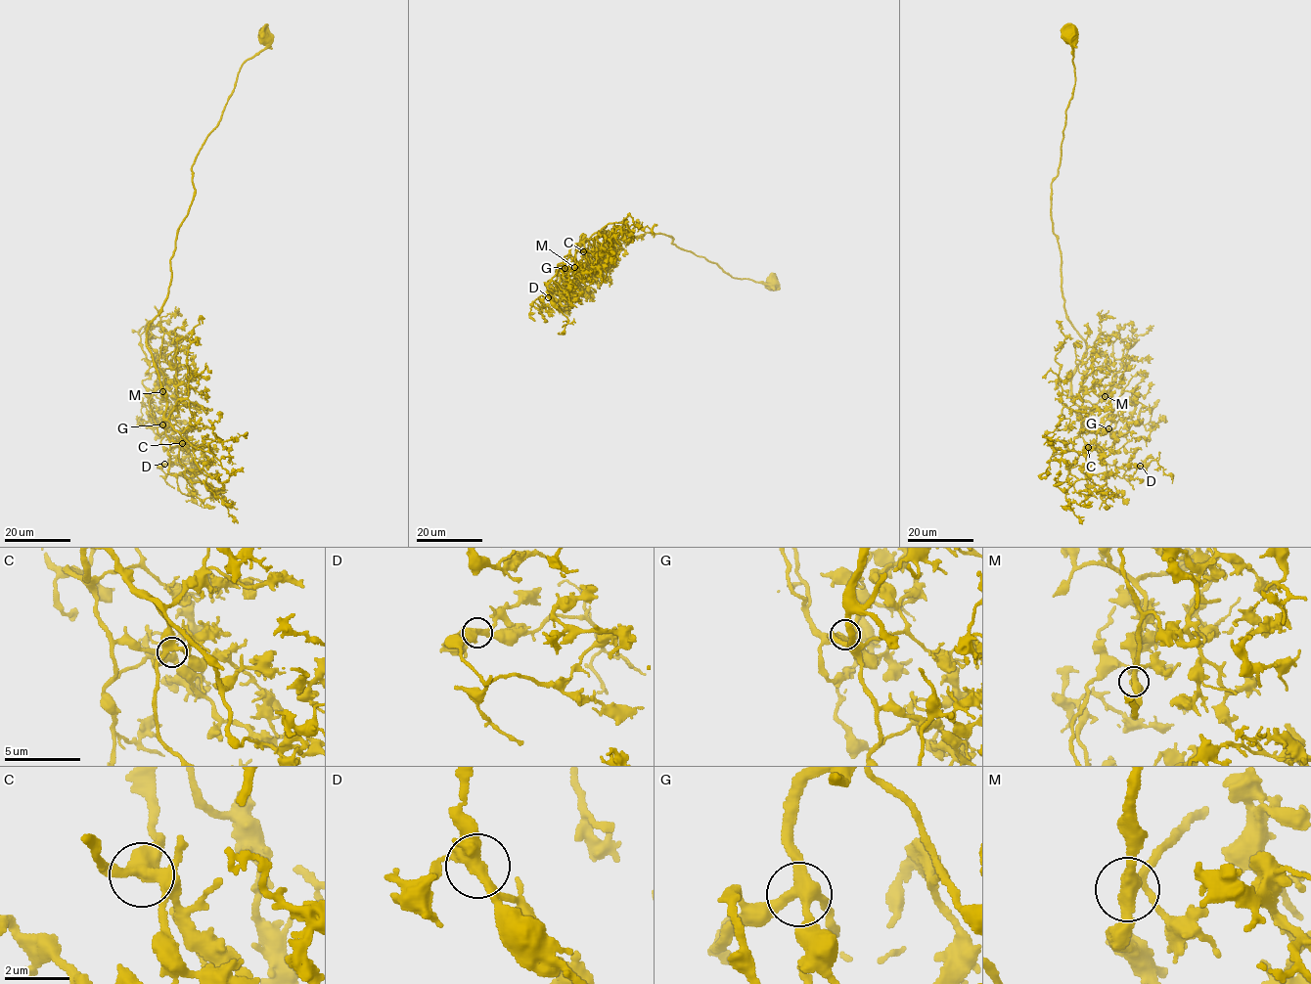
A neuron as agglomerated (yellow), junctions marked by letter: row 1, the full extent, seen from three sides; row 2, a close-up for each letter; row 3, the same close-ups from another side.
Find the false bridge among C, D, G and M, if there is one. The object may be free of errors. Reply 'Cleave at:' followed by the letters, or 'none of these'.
Cleave at: D

